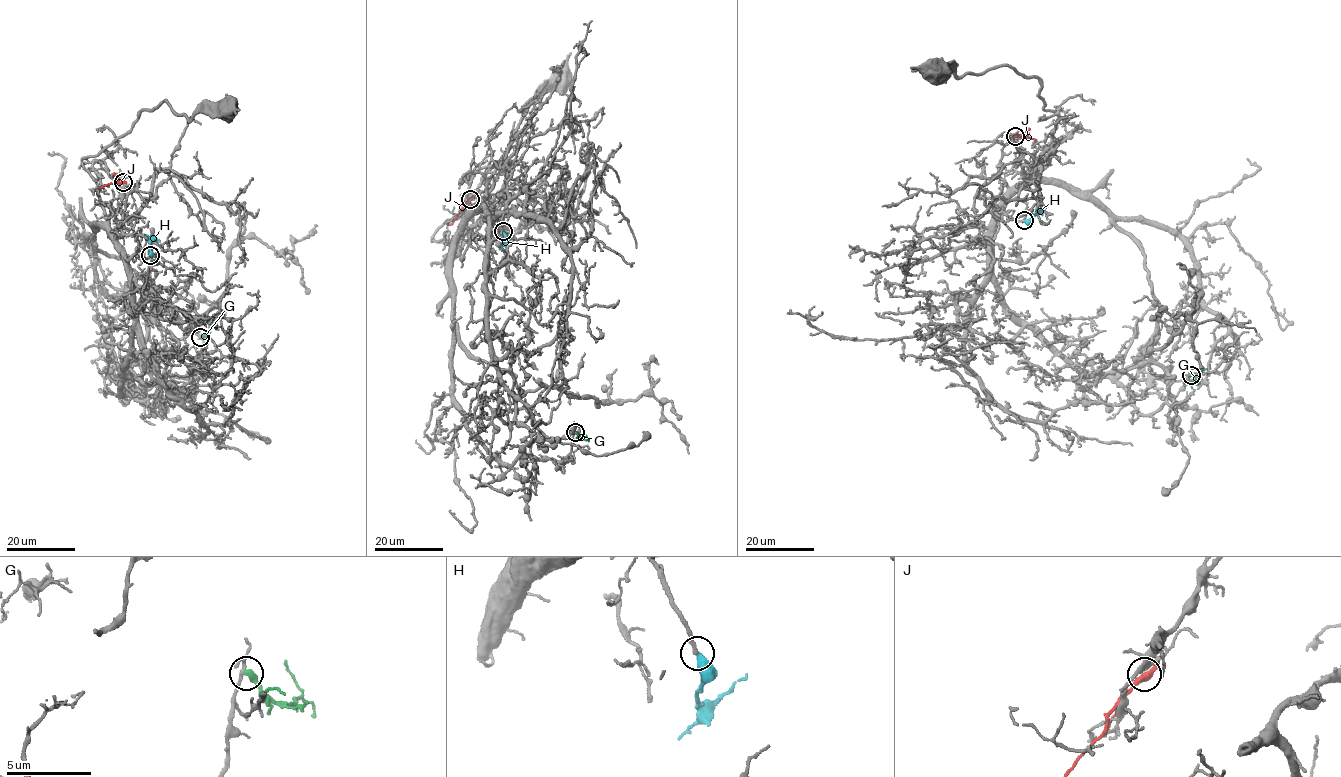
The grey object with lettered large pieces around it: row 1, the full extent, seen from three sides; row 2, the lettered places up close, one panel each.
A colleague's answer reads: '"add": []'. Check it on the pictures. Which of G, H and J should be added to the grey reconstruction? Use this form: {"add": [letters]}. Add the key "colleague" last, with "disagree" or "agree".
{"add": ["H"], "colleague": "disagree"}

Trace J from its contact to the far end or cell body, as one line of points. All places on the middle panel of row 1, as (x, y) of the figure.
J: (470, 199), (449, 224)

